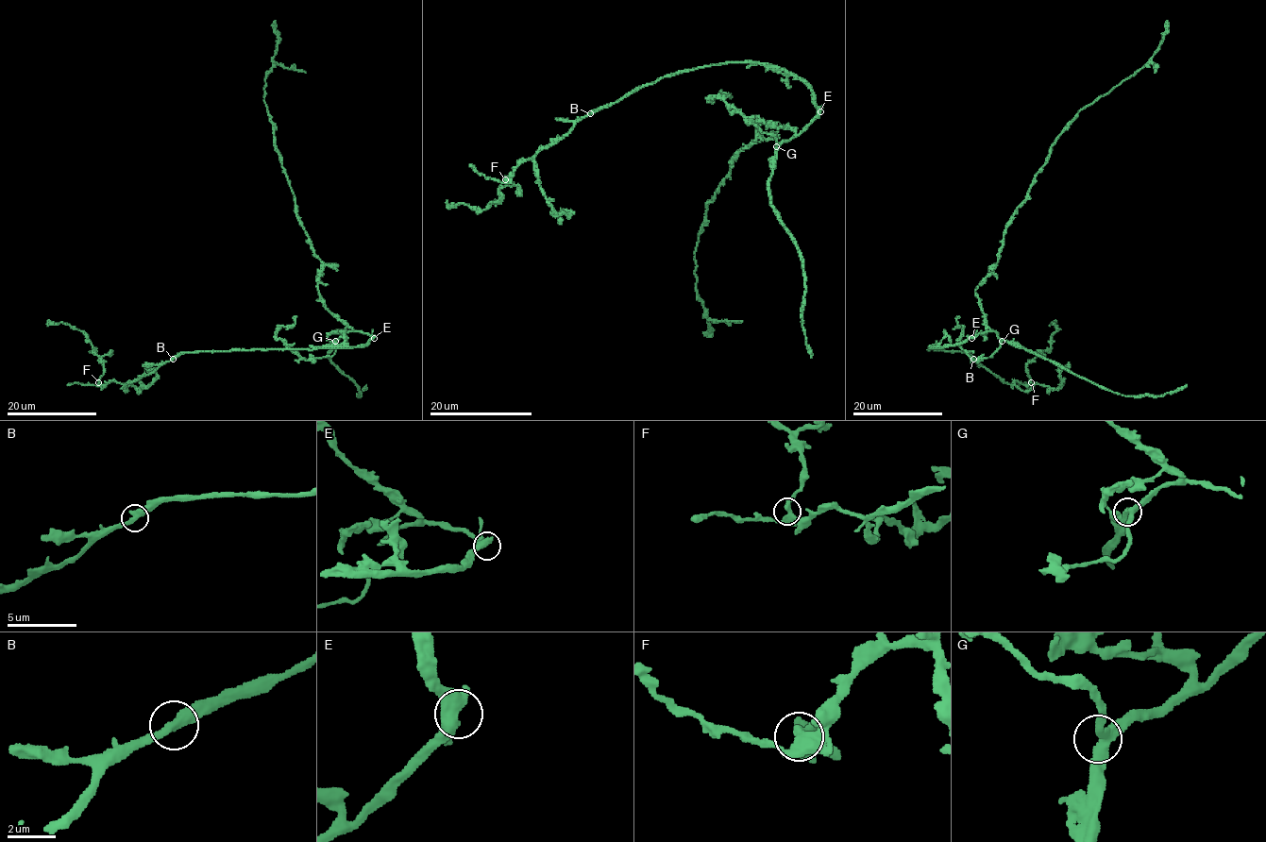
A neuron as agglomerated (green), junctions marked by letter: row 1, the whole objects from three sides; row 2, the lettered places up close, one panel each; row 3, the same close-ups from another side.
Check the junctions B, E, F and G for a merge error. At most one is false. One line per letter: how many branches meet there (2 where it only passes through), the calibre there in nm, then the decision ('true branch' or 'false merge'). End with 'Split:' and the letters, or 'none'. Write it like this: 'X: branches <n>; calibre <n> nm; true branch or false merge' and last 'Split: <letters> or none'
B: branches 2; calibre 400 nm; true branch
E: branches 3; calibre 440 nm; true branch
F: branches 2; calibre 440 nm; true branch
G: branches 3; calibre 360 nm; true branch
Split: none

